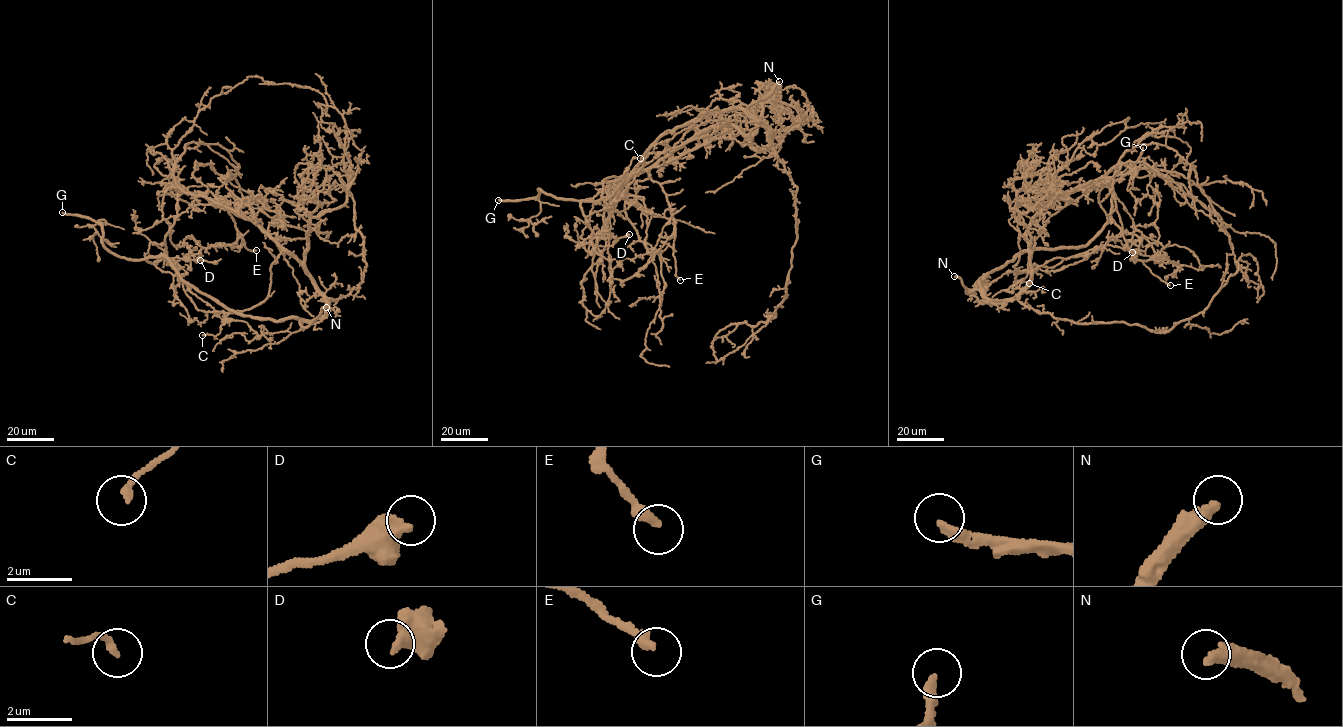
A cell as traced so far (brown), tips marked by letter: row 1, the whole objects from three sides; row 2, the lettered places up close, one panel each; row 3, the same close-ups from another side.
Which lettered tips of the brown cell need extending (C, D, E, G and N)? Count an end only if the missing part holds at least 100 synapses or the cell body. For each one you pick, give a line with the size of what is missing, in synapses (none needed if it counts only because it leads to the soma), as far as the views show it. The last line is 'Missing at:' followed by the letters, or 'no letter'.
G: 1000 synapses
Missing at: G, N

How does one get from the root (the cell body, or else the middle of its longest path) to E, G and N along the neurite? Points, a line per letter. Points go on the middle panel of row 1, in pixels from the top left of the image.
E: (739, 131), (728, 124), (705, 129), (650, 169), (649, 177), (665, 194), (674, 221), (673, 255), (680, 280)
G: (739, 131), (705, 129), (648, 168), (604, 180), (598, 200), (539, 189), (498, 200)
N: (739, 131), (757, 151), (769, 143), (768, 129), (752, 116), (748, 106), (769, 94), (779, 81)

